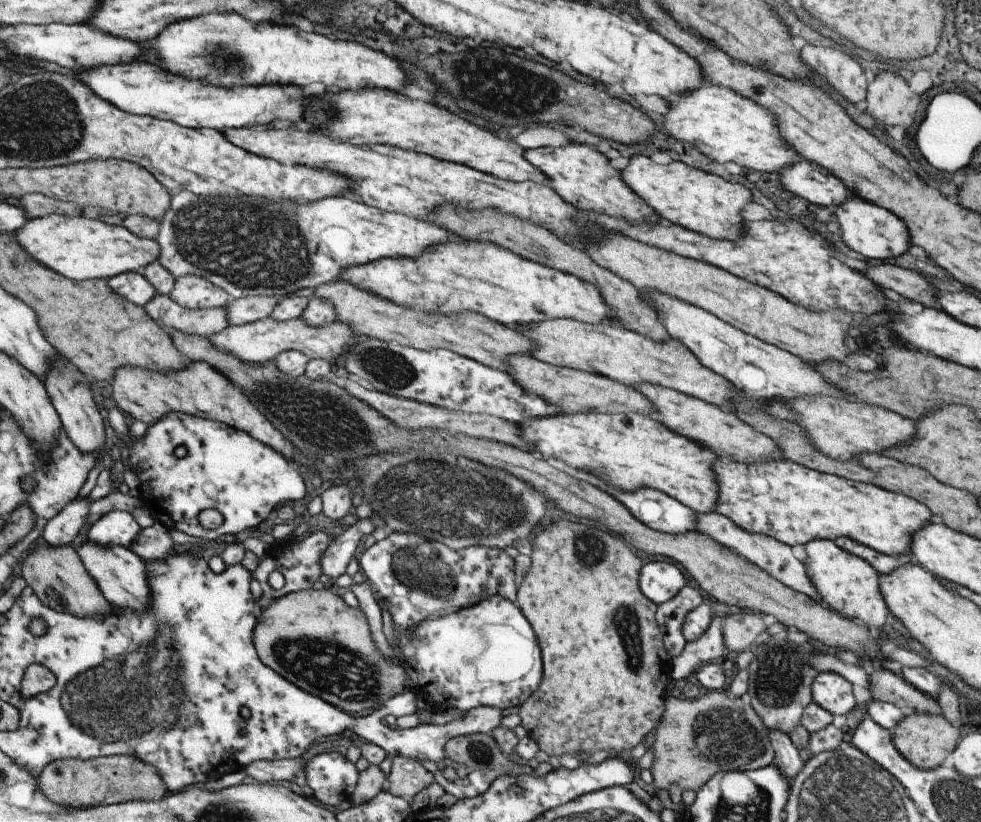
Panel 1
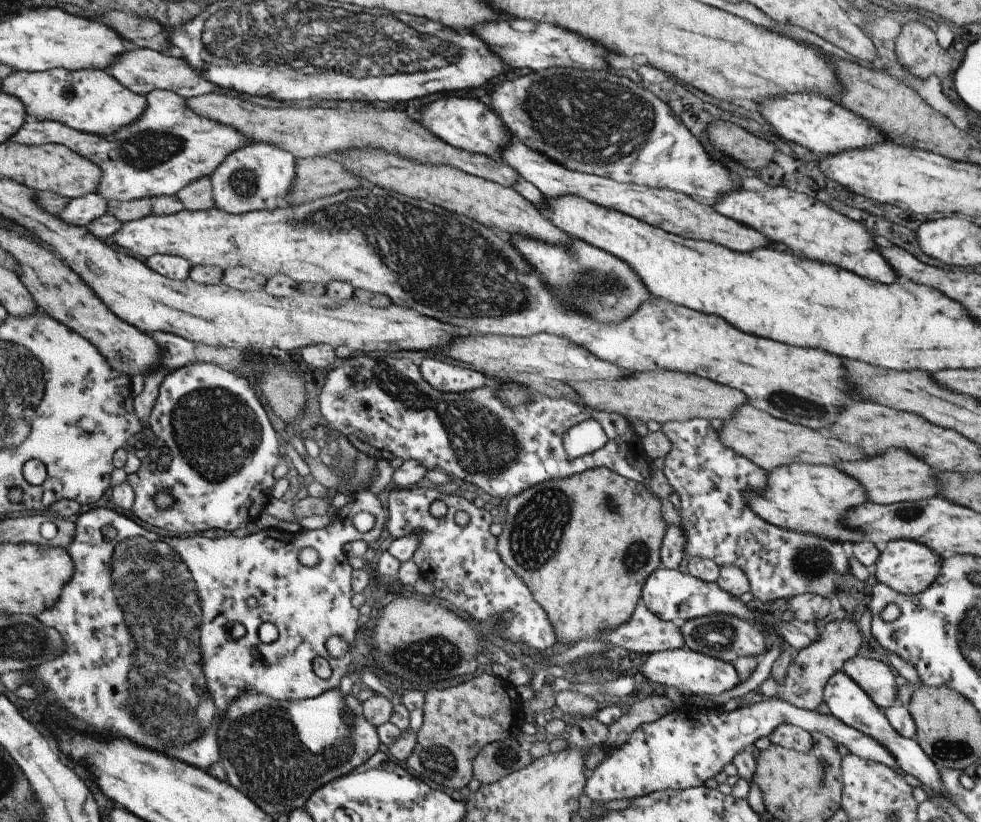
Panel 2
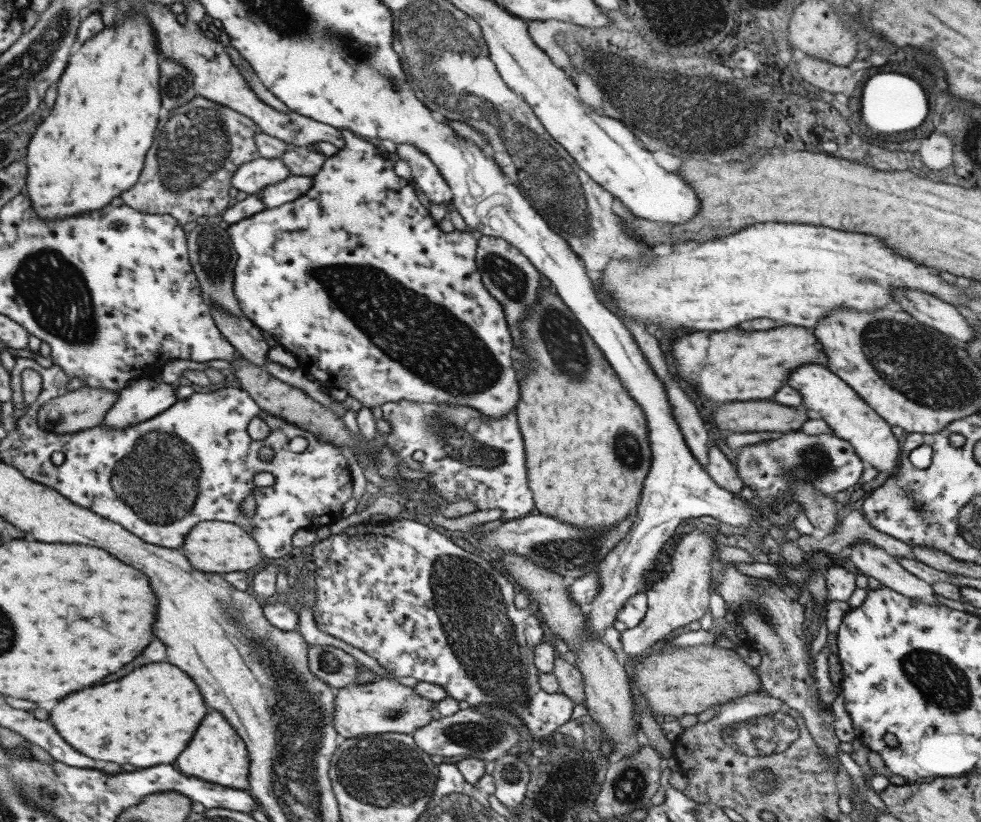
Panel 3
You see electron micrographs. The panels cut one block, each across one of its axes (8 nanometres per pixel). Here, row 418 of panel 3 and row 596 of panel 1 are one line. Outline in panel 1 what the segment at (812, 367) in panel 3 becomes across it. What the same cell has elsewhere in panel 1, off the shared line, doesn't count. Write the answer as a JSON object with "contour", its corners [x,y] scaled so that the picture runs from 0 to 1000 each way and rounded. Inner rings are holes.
{"contour":[[[842,656],[827,657],[822,662],[822,672],[822,698],[827,703],[827,709],[831,710],[831,717],[834,717],[839,735],[844,734],[848,742],[865,753],[875,753],[884,762],[895,764],[903,759],[907,741],[897,718],[898,701],[887,685]]]}

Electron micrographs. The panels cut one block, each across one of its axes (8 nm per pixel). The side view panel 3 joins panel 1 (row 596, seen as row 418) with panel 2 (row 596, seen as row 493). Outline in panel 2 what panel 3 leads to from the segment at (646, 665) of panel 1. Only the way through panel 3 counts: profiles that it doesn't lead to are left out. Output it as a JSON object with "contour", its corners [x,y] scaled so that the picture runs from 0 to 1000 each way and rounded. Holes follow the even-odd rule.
{"contour":[[[612,567],[579,582],[573,582],[573,584],[557,584],[557,586],[544,589],[544,591],[532,596],[530,601],[520,606],[516,616],[517,628],[514,633],[513,646],[508,653],[508,674],[510,674],[512,684],[515,684],[533,706],[544,730],[558,745],[570,780],[586,783],[592,777],[611,777],[614,769],[627,764],[642,752],[654,725],[656,708],[663,698],[673,691],[674,662],[679,645],[681,645],[681,637],[675,630],[674,617],[672,606],[665,599],[664,594],[659,594],[646,584],[636,582],[624,572]]]}

